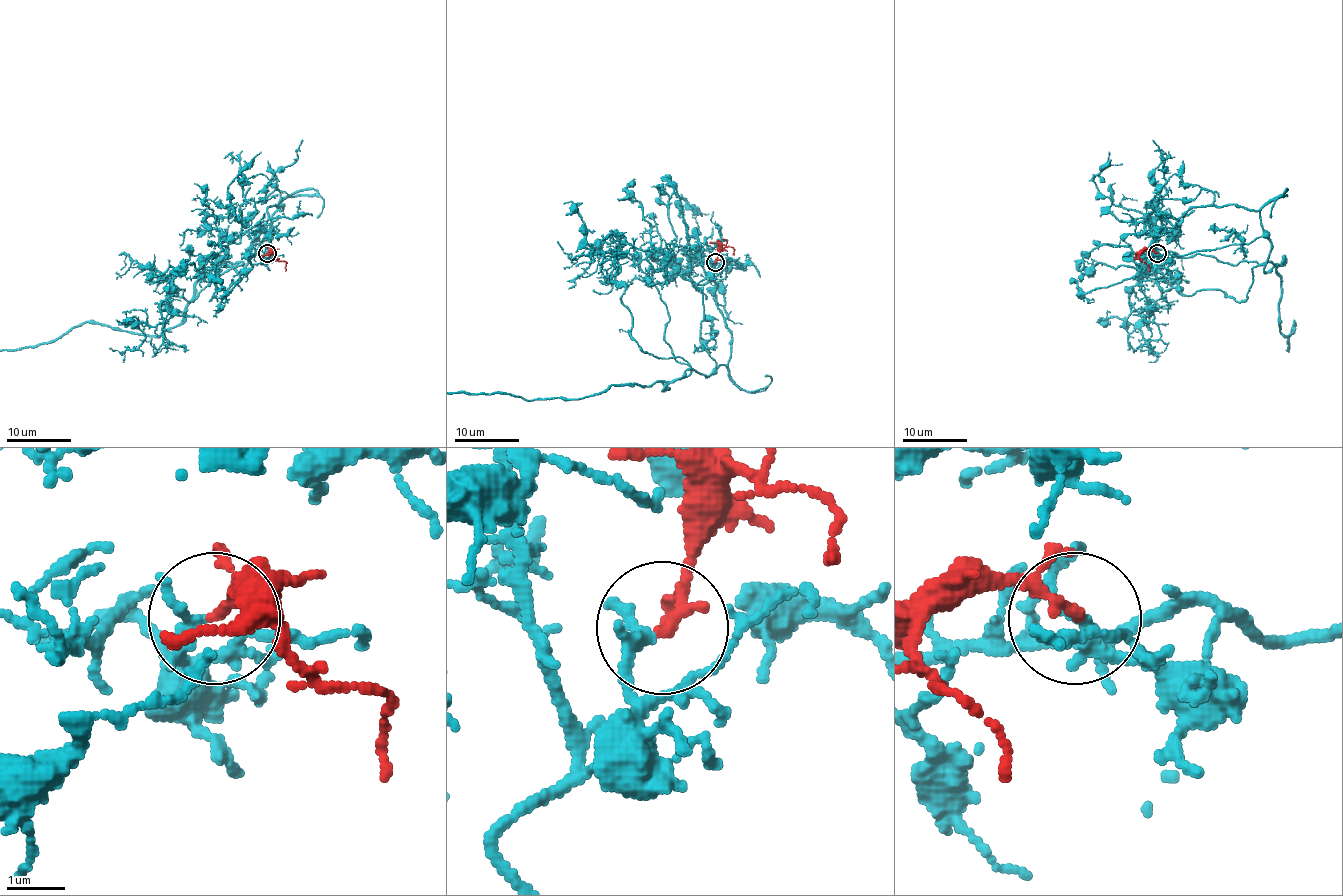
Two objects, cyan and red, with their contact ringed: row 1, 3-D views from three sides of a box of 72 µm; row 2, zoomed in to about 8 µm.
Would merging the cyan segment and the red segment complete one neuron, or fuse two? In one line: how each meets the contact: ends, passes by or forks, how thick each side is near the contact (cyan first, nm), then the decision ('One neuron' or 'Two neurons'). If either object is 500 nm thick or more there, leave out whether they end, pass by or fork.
At the ring cyan passes by. At the ring red passes by. Thickness 200 nm (cyan) against 140 nm. One neuron

